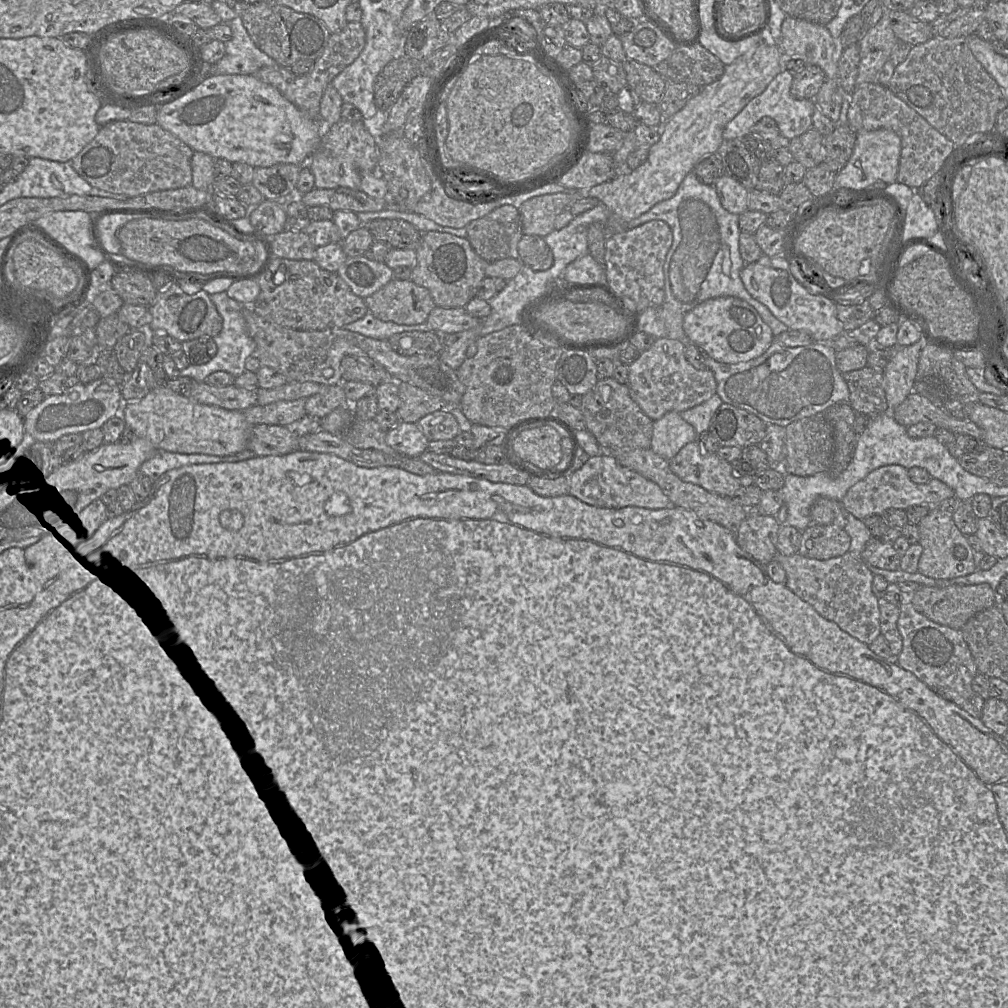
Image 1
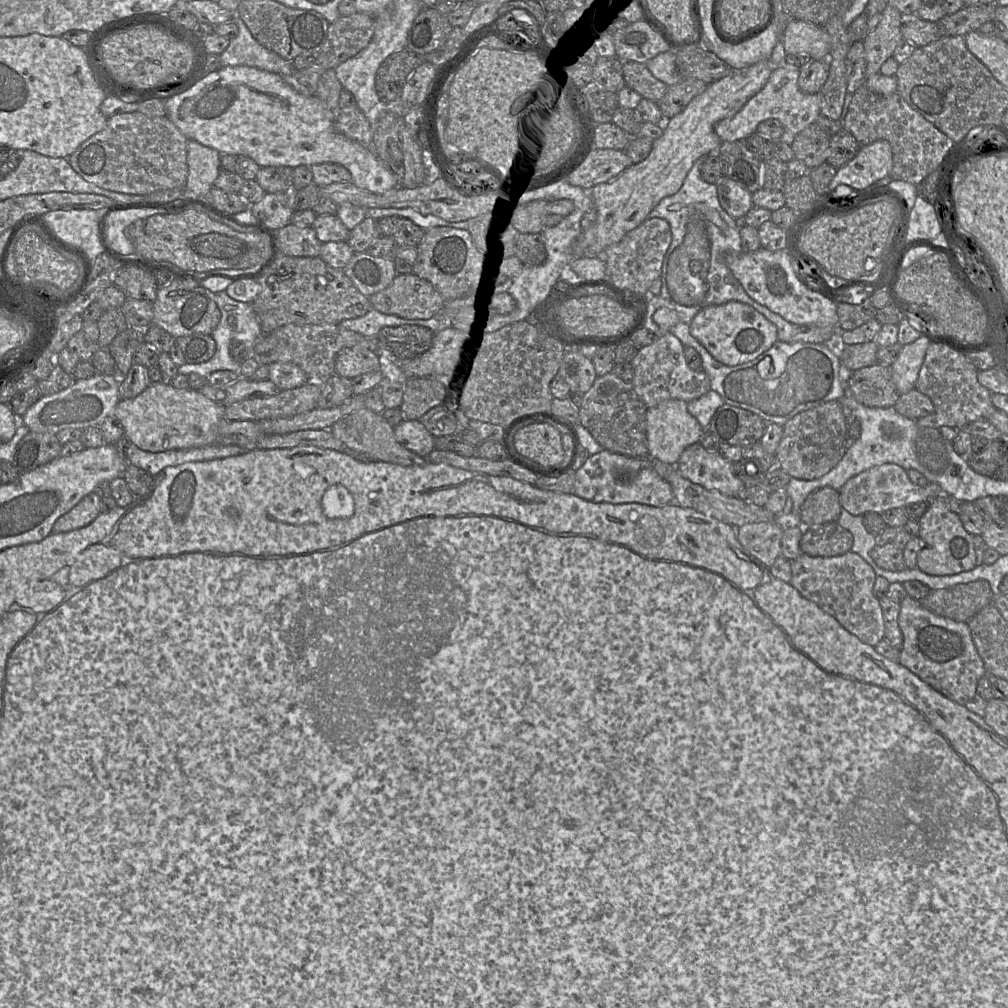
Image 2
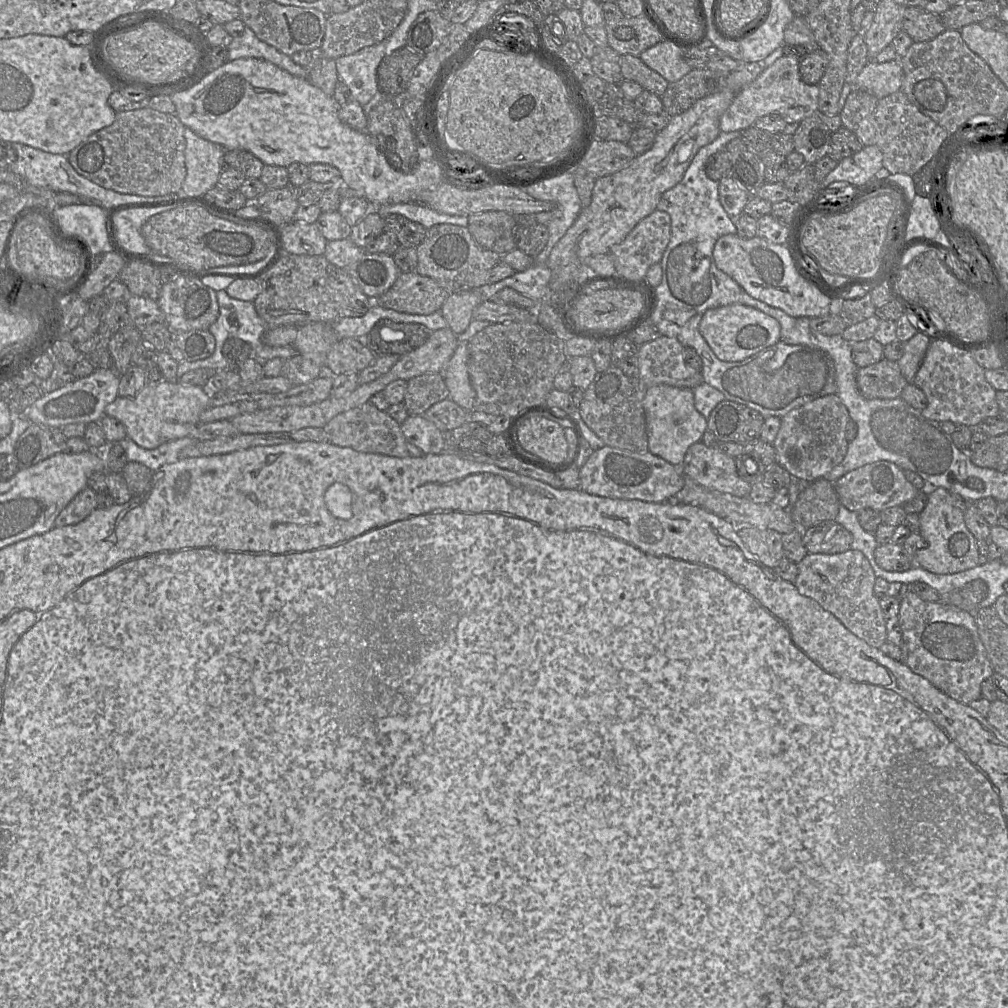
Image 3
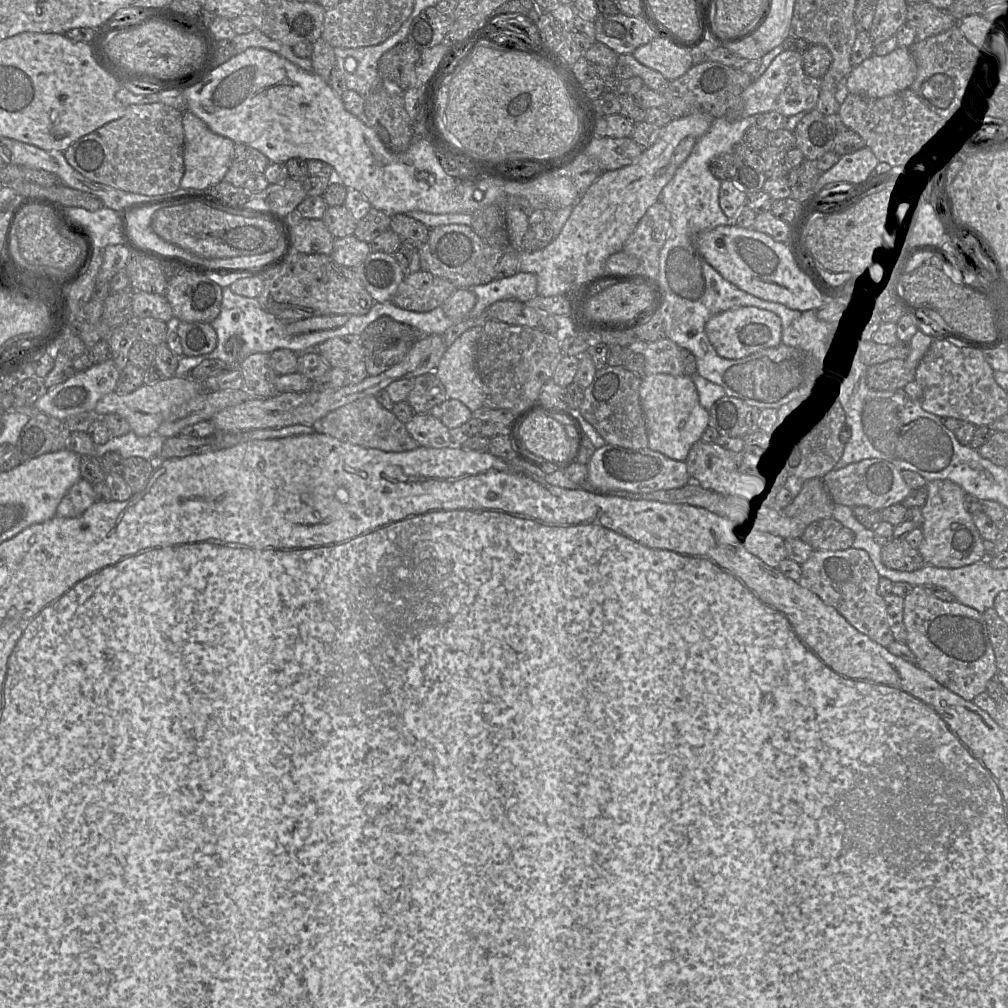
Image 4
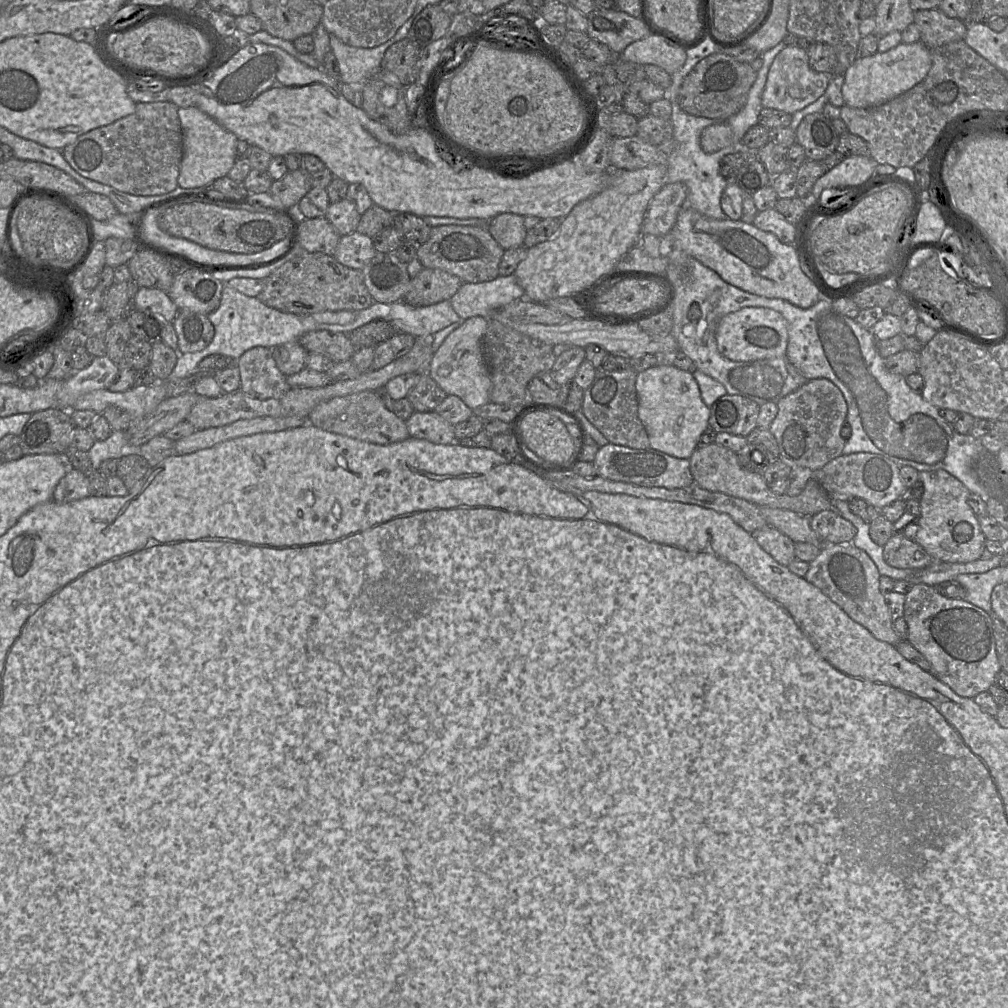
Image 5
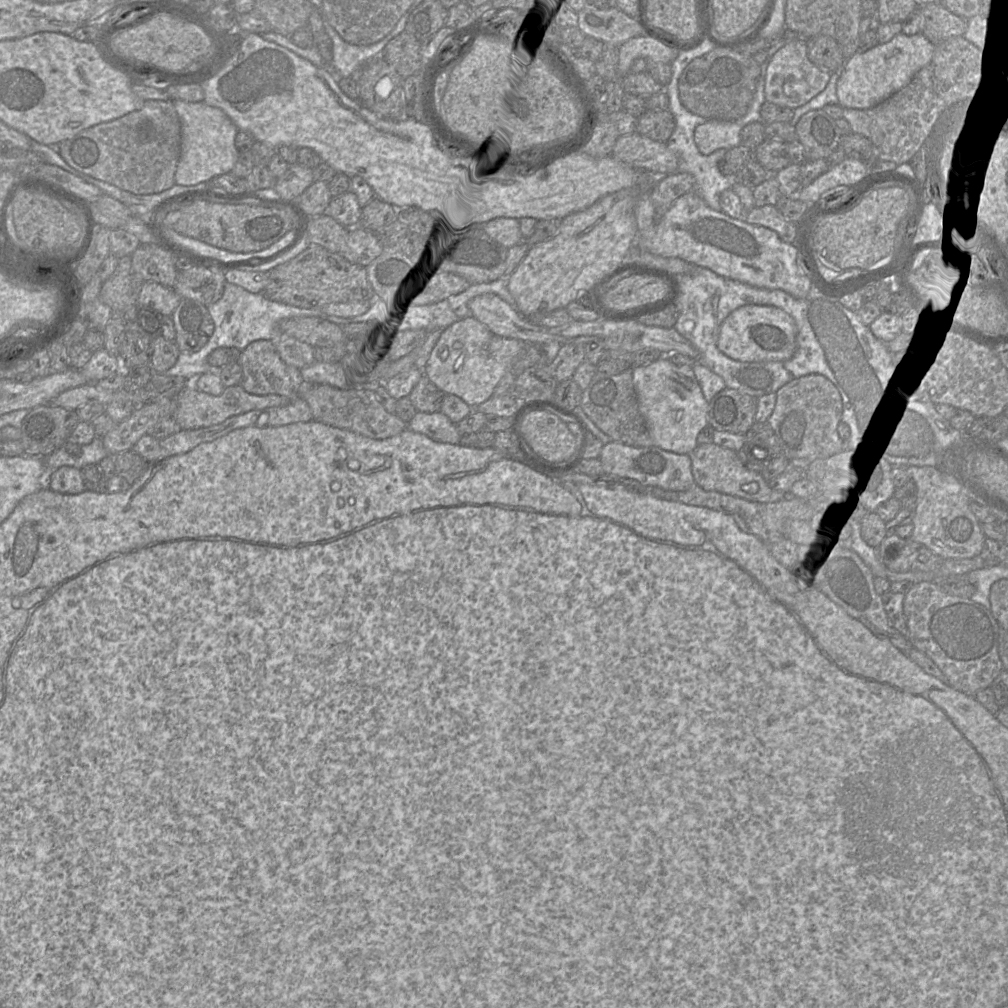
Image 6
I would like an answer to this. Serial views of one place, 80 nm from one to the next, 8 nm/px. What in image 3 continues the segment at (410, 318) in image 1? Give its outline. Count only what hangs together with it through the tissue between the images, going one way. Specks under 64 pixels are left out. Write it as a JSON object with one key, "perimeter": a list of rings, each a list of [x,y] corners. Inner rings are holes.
{"perimeter":[[[409,272],[400,273],[392,287],[374,301],[398,312],[429,315],[441,310],[449,294],[432,278]]]}

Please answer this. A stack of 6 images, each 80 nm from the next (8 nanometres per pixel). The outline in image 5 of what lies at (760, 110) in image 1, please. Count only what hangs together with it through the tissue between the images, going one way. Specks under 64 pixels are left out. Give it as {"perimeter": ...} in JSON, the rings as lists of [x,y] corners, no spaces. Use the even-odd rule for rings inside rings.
{"perimeter":[[[785,46],[774,58],[762,93],[763,108],[772,108],[793,115],[820,98],[826,91],[831,74],[816,72],[809,64],[807,50]]]}

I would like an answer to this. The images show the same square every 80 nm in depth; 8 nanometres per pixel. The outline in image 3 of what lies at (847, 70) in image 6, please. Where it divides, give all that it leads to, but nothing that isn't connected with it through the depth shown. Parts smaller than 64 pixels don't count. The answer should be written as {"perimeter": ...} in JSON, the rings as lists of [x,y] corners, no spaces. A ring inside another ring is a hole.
{"perimeter":[[[900,58],[878,63],[870,59],[856,78],[855,88],[883,98],[900,90],[903,69]]]}

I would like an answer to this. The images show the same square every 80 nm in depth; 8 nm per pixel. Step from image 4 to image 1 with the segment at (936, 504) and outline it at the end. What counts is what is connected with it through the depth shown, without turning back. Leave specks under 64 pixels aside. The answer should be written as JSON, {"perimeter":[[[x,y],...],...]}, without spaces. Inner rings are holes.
{"perimeter":[[[932,506],[918,523],[918,543],[923,548],[918,562],[918,573],[933,579],[951,579],[971,574],[978,569],[967,536],[958,529],[952,515],[940,510],[938,506]]]}

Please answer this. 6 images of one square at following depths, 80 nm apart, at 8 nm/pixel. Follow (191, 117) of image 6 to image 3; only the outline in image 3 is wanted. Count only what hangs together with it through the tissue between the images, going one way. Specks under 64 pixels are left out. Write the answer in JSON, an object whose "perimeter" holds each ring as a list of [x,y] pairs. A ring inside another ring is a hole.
{"perimeter":[[[185,127],[184,137],[186,177],[182,191],[187,196],[204,196],[218,184],[226,149],[200,137],[188,127]]]}

